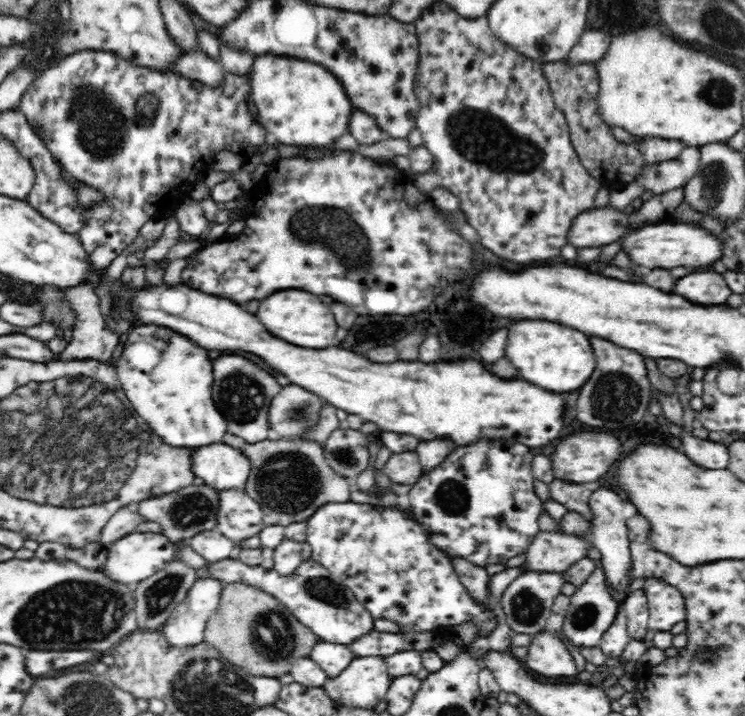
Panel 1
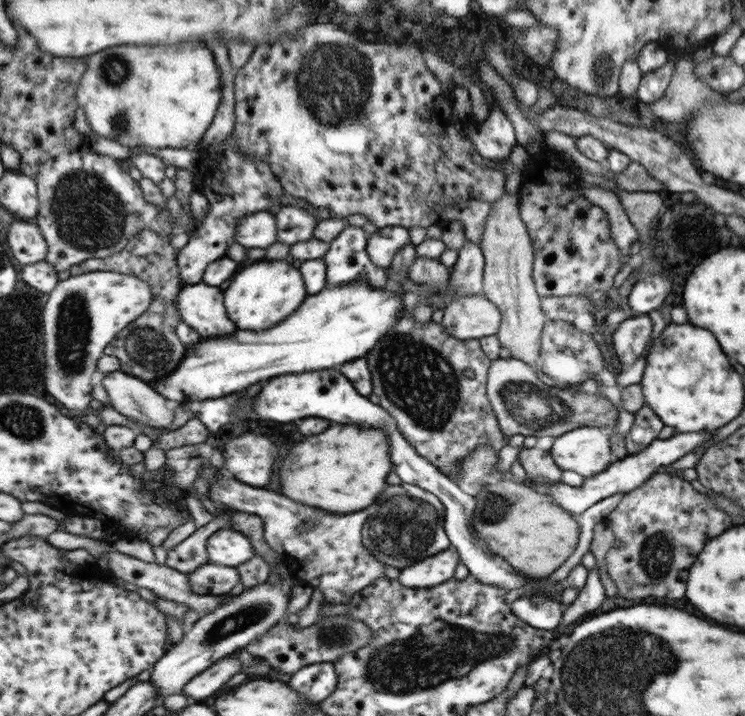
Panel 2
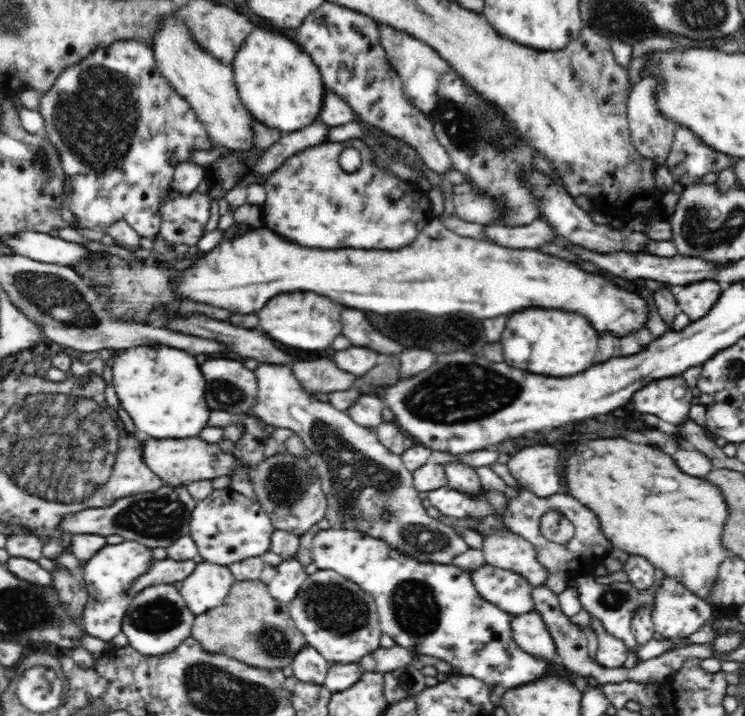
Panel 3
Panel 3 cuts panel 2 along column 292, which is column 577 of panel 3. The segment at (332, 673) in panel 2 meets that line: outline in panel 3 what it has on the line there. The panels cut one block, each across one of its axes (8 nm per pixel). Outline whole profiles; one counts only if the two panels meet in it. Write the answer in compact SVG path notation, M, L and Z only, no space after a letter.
M338 528L318 531L313 540L312 552L313 563L320 570L336 571L337 574L354 582L362 591L374 598L379 625L384 634L396 638L394 642L398 646L404 646L406 650L410 650L414 654L435 656L444 660L451 666L452 674L478 677L478 680L486 683L488 687L493 688L500 685L504 690L550 676L568 680L582 694L592 688L588 683L588 677L571 672L557 659L545 660L541 656L531 656L524 652L515 642L512 628L510 628L512 615L478 595L468 570L456 567L452 563L436 564L430 561L427 563L418 561L414 557L398 551L398 548L390 547L390 544L382 539L364 535L364 533L352 531L352 529Z

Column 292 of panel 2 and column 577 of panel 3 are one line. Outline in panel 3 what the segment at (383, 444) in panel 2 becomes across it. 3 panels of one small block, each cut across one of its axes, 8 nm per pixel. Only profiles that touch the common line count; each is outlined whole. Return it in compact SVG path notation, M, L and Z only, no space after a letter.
M600 438L580 444L574 454L564 462L564 482L572 496L578 496L582 504L594 508L602 520L602 533L614 546L629 555L648 559L656 568L664 570L665 577L681 582L695 596L711 602L711 592L717 579L717 570L728 556L720 542L724 522L728 518L728 506L722 492L700 478L680 472L674 460L652 446L634 444L624 438Z

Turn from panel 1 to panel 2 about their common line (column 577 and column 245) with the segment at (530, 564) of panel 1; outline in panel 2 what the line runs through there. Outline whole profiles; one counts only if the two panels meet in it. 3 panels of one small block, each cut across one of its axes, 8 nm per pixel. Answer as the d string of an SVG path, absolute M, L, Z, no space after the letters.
M219 529L205 540L207 562L228 567L243 564L256 556L249 539L238 530Z

